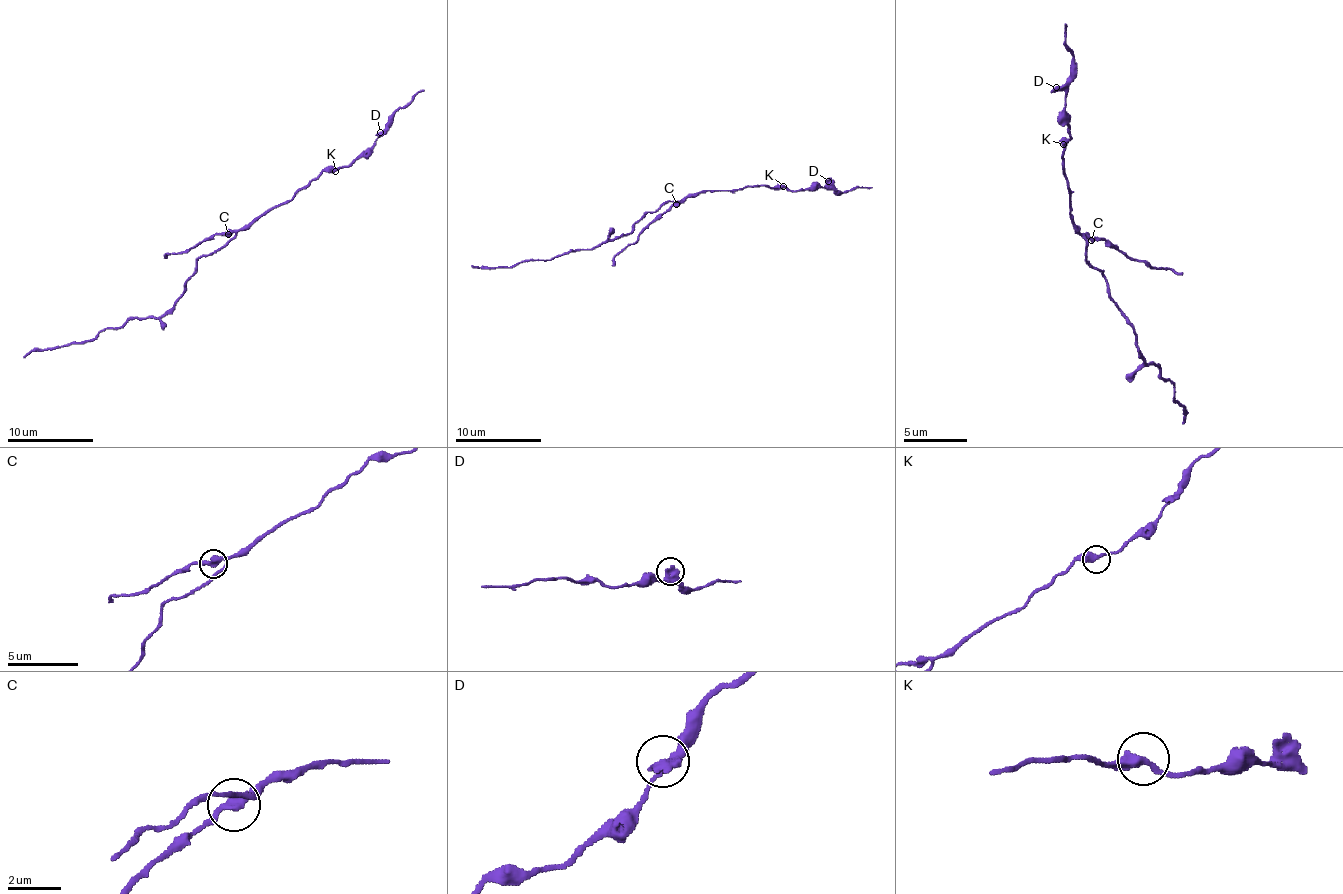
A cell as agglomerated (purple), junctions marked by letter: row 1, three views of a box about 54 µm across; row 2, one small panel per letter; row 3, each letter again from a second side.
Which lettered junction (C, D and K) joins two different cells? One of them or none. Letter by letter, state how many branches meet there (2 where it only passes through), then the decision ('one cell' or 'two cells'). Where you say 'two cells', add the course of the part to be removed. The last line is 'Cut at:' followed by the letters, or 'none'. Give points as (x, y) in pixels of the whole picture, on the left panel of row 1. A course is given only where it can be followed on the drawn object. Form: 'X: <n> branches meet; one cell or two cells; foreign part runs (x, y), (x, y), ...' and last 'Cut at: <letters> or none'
C: 2 branches meet; two cells; foreign part runs (228, 235), (211, 235), (186, 252), (166, 254), (164, 258)
D: 2 branches meet; one cell
K: 2 branches meet; one cell
Cut at: C

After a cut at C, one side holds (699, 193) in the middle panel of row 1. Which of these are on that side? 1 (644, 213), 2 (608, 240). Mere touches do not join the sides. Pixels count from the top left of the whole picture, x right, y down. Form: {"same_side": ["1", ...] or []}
{"same_side": ["1", "2"]}

